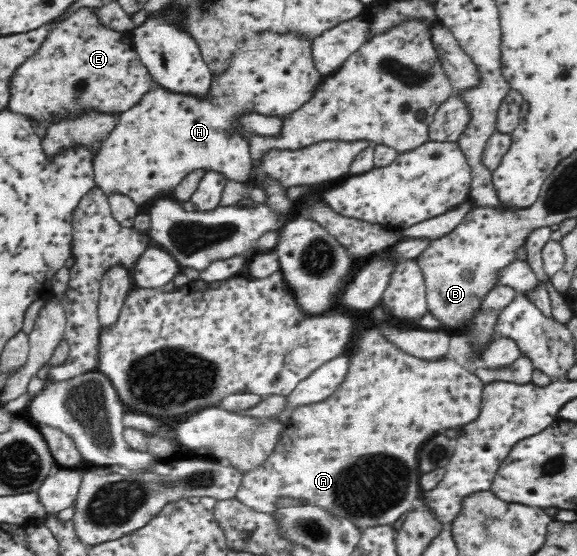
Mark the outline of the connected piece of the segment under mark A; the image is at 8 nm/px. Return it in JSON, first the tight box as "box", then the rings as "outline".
{"box":[236,328,484,529],"outline":[[[370,328],[367,331],[361,331],[355,341],[349,343],[349,348],[345,352],[348,356],[346,363],[346,372],[343,381],[336,387],[335,392],[322,403],[311,404],[310,406],[299,407],[293,411],[292,416],[285,424],[286,436],[281,438],[273,448],[271,455],[267,457],[263,465],[256,466],[255,469],[243,473],[241,483],[236,491],[236,499],[243,505],[259,513],[274,514],[278,509],[278,502],[283,500],[294,500],[298,505],[310,505],[320,508],[335,517],[345,517],[349,521],[358,525],[359,529],[373,527],[375,525],[390,525],[395,521],[403,519],[405,514],[415,509],[424,501],[423,491],[420,489],[418,479],[419,472],[418,449],[427,443],[428,439],[449,429],[460,429],[463,425],[475,421],[479,416],[481,397],[483,397],[484,383],[474,373],[467,372],[455,360],[435,358],[428,360],[409,355],[406,351],[399,349],[394,343],[387,341],[379,333],[378,328]]]}

